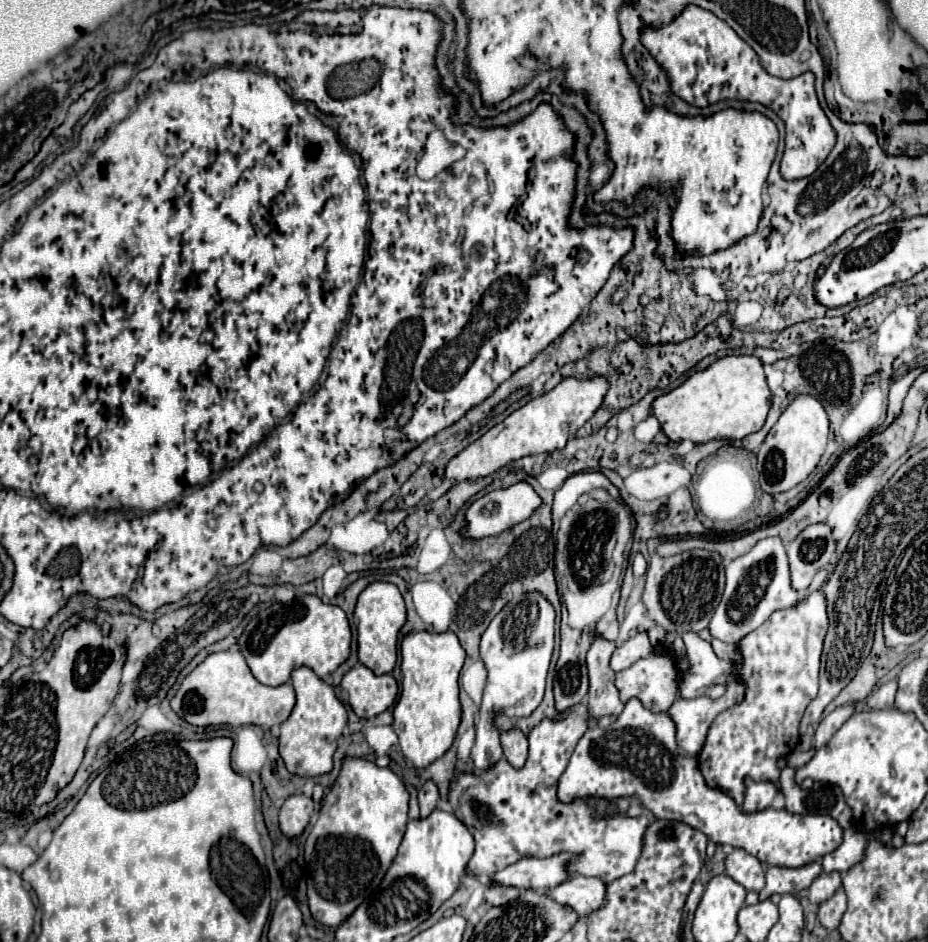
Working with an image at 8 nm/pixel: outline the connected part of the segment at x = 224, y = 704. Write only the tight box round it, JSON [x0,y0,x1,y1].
[170,648,296,728]

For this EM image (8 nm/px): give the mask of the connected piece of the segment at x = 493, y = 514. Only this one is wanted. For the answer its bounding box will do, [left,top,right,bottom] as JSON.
[460,482,542,540]

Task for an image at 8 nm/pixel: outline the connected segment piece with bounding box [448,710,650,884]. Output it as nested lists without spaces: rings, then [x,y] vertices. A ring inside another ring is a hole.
[[[568,710],[556,718],[544,718],[538,726],[530,730],[530,754],[522,768],[514,768],[506,758],[496,762],[494,766],[478,772],[460,772],[450,780],[448,788],[448,802],[452,806],[452,812],[458,820],[464,822],[464,826],[470,830],[470,834],[476,840],[474,856],[470,858],[466,866],[468,876],[490,876],[524,856],[534,858],[548,858],[560,852],[568,852],[572,858],[566,864],[566,870],[570,874],[582,874],[582,876],[594,876],[602,882],[610,884],[612,880],[628,874],[634,870],[640,852],[642,852],[642,834],[650,820],[646,816],[628,816],[628,814],[616,814],[616,816],[596,816],[596,808],[590,806],[588,798],[576,798],[572,802],[562,802],[558,798],[558,780],[564,774],[568,760],[574,752],[574,746],[582,738],[582,734],[588,730],[586,720],[576,714],[574,710]]]

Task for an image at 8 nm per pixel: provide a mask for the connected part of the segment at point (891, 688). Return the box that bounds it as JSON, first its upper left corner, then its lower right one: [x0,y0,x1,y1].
[866,680,896,710]

